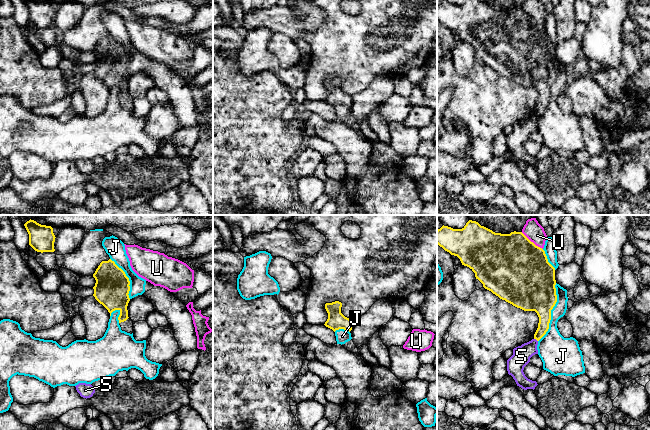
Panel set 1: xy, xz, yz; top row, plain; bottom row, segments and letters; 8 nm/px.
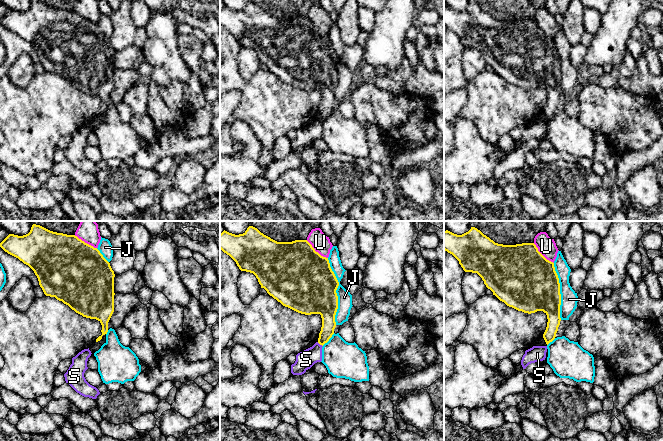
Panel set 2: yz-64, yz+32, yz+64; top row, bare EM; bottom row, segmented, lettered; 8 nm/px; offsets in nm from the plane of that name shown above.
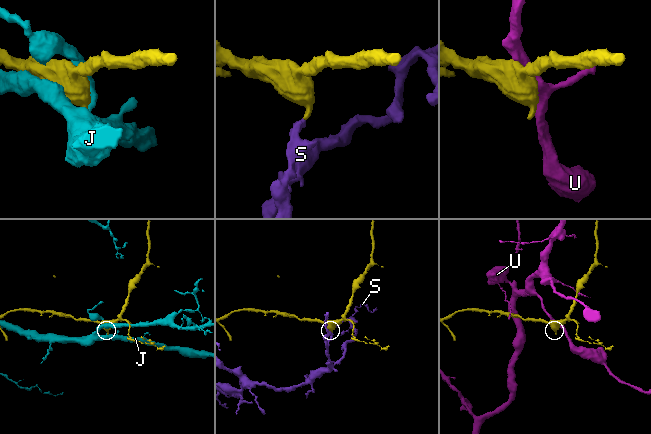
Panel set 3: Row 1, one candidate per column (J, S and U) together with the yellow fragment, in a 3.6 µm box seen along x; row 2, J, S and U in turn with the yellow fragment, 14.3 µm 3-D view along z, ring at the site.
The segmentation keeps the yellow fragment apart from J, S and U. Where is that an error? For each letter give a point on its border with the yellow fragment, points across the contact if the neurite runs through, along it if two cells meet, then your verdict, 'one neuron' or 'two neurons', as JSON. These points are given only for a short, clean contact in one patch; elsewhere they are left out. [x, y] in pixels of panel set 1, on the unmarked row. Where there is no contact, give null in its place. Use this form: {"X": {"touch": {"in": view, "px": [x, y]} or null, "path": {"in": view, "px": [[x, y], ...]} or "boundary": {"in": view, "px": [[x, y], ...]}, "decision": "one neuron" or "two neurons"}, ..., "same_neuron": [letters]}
{"J": {"touch": {"in": "yz", "px": [550, 88]}, "decision": "two neurons"}, "S": {"touch": {"in": "yz", "px": [536, 115]}, "boundary": {"in": "yz", "px": [[534, 114], [537, 117]]}, "decision": "two neurons"}, "U": {"touch": {"in": "yz", "px": [532, 18]}, "decision": "two neurons"}, "same_neuron": []}

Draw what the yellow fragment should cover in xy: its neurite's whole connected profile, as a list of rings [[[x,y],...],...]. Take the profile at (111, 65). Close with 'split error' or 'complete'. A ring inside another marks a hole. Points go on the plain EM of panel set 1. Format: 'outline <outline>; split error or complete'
outline [[[102,37],[96,45],[93,53],[96,56],[93,72],[110,89],[120,87],[119,99],[126,97],[128,93],[127,82],[130,77],[130,57],[125,48],[114,37]]]; complete

